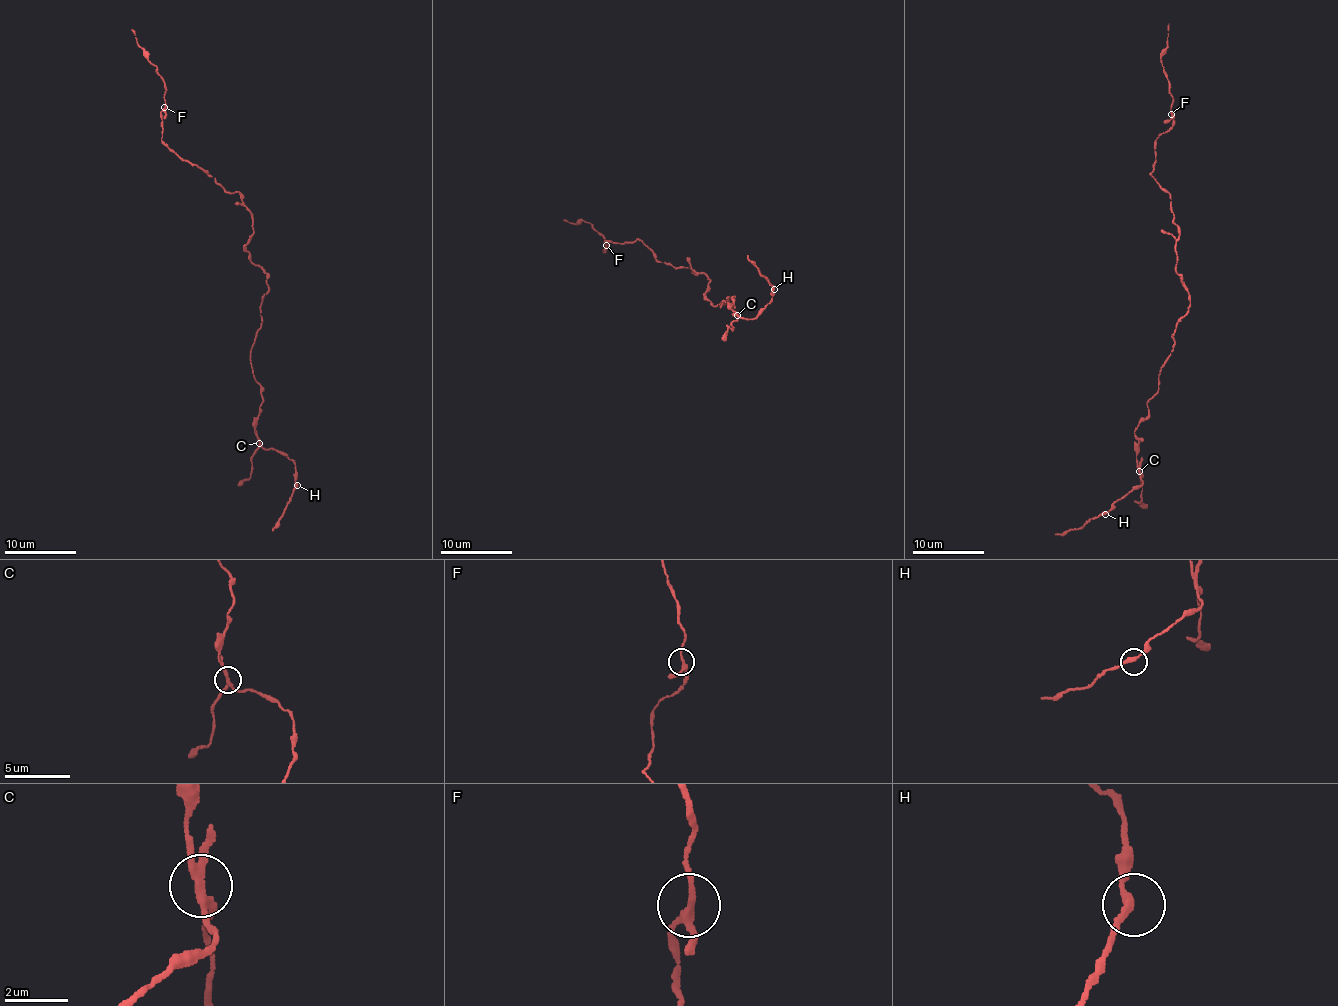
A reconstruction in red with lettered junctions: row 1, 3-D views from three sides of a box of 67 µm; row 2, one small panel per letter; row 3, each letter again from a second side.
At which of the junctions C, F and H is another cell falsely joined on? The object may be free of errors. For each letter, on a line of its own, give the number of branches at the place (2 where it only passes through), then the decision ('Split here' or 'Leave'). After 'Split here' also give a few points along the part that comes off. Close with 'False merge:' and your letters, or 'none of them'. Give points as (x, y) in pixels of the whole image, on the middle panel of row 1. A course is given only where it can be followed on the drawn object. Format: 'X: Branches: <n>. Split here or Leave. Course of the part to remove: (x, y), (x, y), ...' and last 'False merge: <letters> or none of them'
C: Branches: 4. Split here. Course of the part to remove: (736, 315), (731, 324), (733, 330), (728, 330), (722, 340)
F: Branches: 3. Leave
H: Branches: 2. Leave
False merge: C

